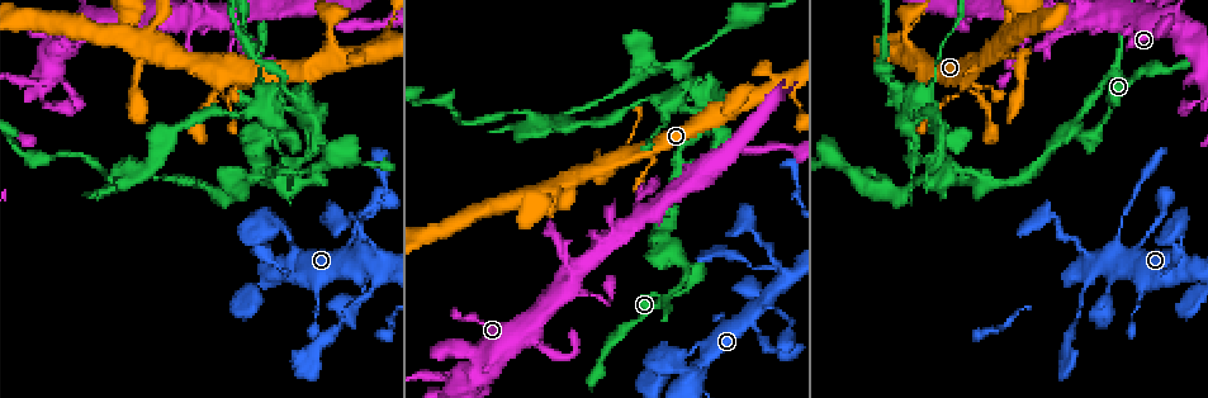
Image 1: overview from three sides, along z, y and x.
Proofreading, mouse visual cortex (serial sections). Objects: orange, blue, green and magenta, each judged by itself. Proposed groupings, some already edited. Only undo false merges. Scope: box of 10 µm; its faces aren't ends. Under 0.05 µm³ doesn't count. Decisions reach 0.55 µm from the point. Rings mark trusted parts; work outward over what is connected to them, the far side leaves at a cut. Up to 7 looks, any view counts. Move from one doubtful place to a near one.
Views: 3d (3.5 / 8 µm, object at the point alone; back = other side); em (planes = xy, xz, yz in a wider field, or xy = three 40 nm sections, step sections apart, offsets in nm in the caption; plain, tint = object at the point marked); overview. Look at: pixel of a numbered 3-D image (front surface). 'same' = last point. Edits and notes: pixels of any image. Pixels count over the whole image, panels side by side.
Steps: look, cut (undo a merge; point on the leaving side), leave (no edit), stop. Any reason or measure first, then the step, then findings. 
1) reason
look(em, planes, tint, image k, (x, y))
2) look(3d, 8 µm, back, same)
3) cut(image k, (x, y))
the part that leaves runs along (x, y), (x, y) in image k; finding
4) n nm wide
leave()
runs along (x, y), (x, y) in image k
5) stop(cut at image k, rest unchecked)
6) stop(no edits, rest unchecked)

sharp bend
look(3d, 3.5 µm, image 1, (435, 374))

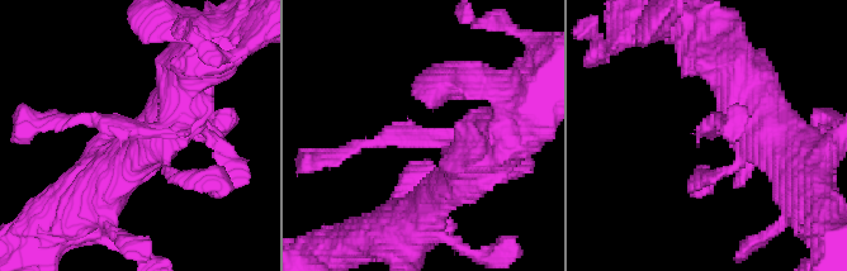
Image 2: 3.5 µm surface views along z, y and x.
shape alone is not enough
look(em, xy, step 5, tint, image 2, (711, 130))

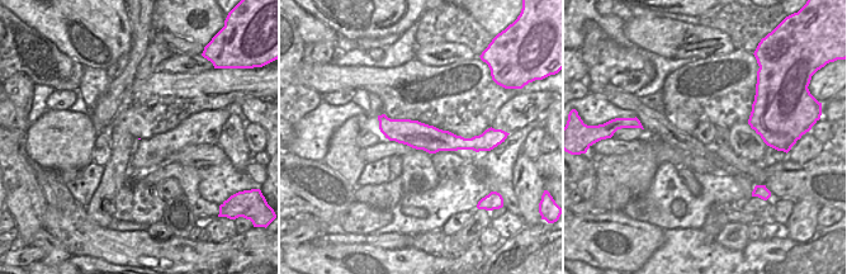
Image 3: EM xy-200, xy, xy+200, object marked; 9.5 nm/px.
leave()
runs along (382, 118), (393, 130), (476, 147) in image 3; one cell here

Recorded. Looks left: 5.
abrupt turn
look(3d, 8 µm, back, image 1, (144, 43))

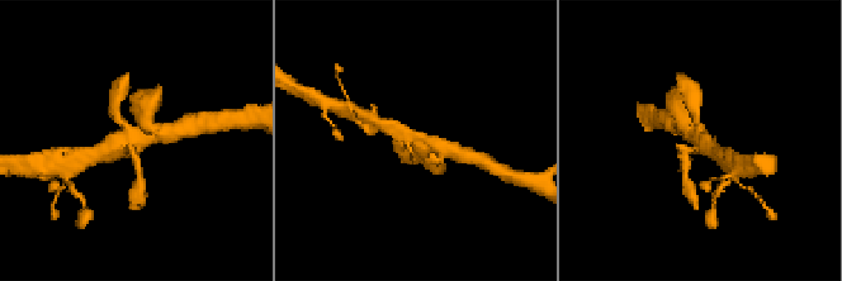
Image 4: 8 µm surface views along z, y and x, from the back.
zoom in
look(3d, 3.5 µm, same)

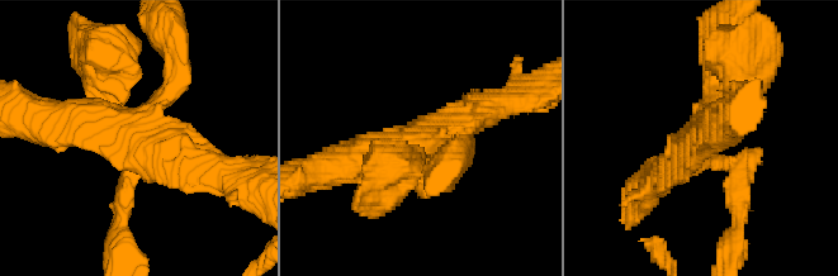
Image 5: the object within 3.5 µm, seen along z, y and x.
leave()
runs along (491, 106), (412, 143), (342, 162) in image 5; all the same cell

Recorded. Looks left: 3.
sharp bend
look(3d, 3.5 µm, image 1, (348, 304))

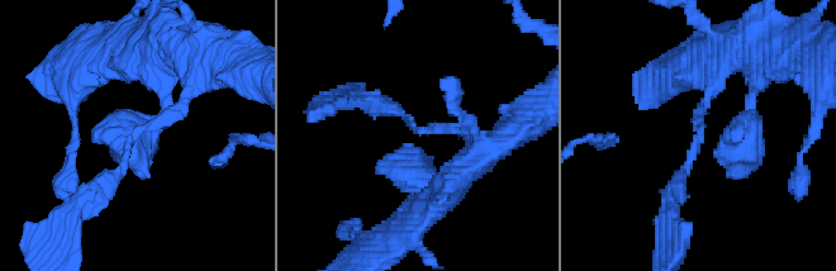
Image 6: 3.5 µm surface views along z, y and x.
need the tissue
look(em, xy, step 2, tint, image 6, (136, 132))

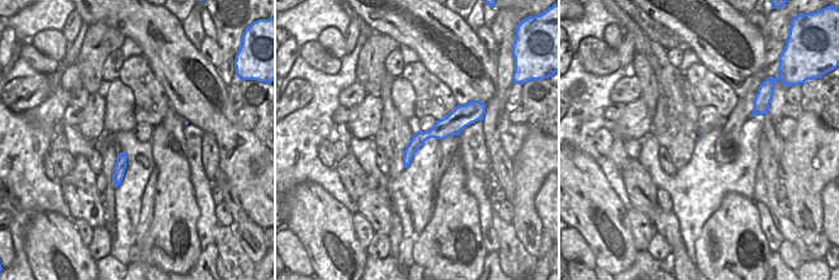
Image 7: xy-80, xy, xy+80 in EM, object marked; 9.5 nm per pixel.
arms of 150, 200 nm
leave()
runs along (193, 85), (91, 198) in image 6; continuous, no second cell

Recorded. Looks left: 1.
stop(no edits, rest unchecked)

